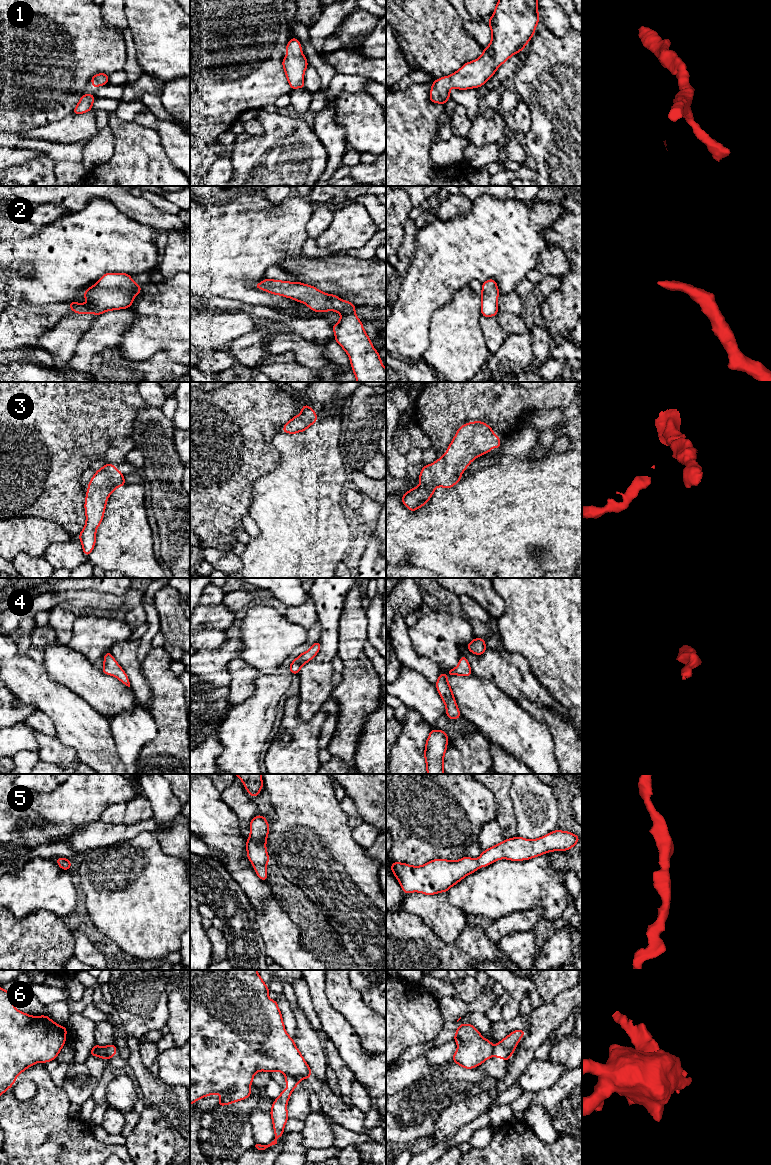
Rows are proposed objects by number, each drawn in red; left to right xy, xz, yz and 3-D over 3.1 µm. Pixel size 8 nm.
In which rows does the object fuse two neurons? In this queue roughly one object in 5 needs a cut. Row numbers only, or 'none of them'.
6

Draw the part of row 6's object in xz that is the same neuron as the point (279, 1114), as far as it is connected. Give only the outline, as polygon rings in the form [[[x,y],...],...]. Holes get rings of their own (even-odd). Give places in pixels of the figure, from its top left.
[[[292,1076],[285,1077],[285,1083],[288,1088],[282,1090],[280,1096],[274,1100],[270,1114],[272,1117],[275,1139],[268,1145],[256,1144],[258,1150],[265,1150],[266,1148],[277,1144],[277,1139],[284,1135],[283,1129],[288,1120],[287,1103],[294,1088],[300,1084],[300,1079]]]

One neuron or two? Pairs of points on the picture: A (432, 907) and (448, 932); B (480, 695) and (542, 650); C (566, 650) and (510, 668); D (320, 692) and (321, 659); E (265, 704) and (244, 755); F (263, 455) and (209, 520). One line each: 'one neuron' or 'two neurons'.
A: one neuron
B: two neurons
C: two neurons
D: one neuron
E: one neuron
F: one neuron

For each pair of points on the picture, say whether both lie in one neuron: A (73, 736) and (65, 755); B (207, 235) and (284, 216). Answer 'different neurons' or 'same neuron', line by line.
A: different neurons
B: same neuron

